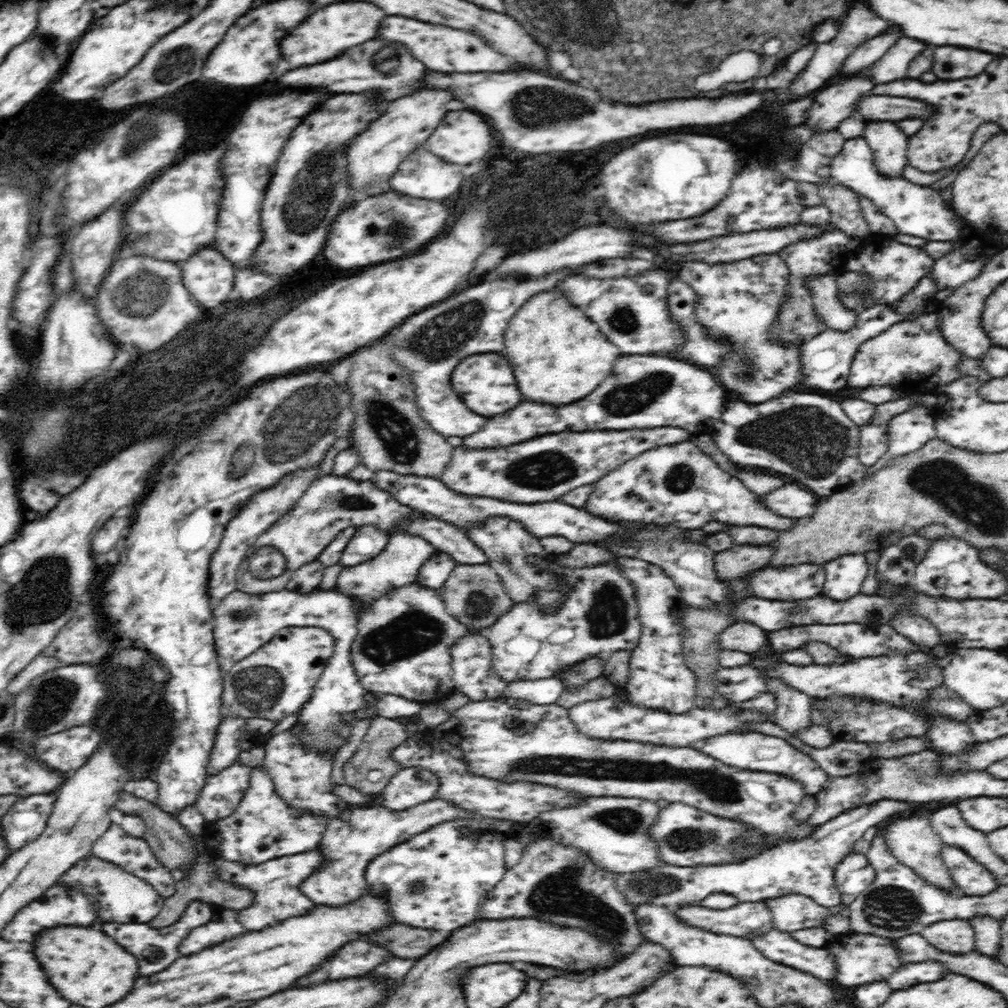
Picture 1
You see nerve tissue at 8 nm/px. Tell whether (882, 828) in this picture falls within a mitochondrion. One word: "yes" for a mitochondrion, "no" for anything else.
no

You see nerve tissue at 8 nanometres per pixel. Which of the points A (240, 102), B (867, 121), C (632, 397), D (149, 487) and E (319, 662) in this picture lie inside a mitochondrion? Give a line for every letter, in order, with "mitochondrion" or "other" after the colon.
A: other
B: other
C: mitochondrion
D: other
E: other

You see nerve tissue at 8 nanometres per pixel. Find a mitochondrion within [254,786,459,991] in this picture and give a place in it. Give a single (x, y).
(418, 885)

